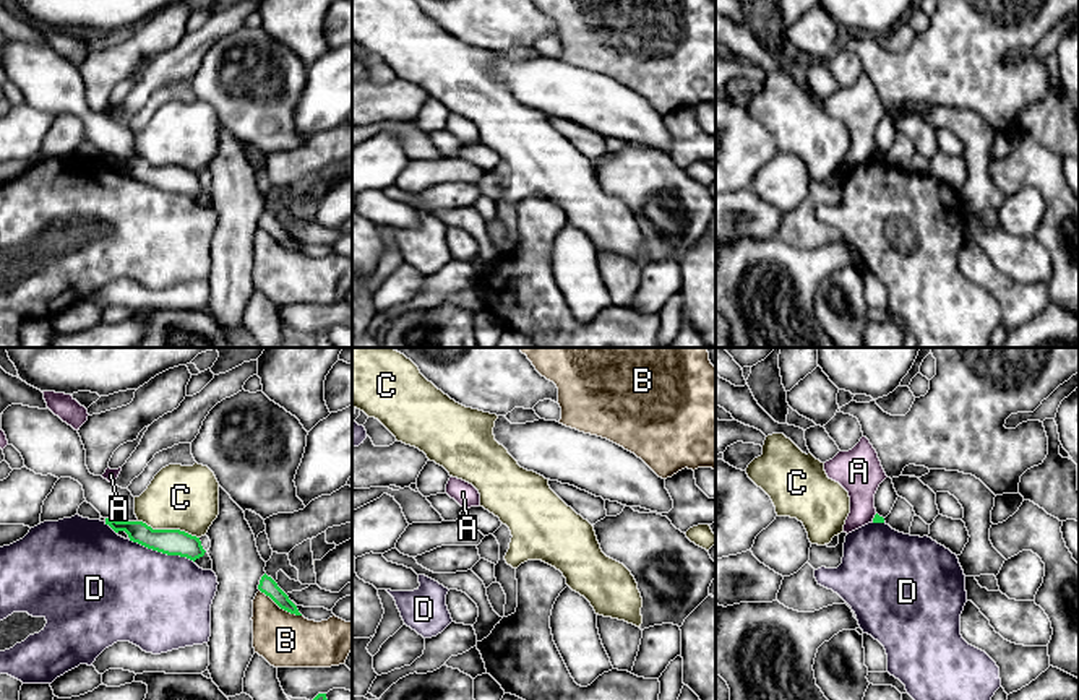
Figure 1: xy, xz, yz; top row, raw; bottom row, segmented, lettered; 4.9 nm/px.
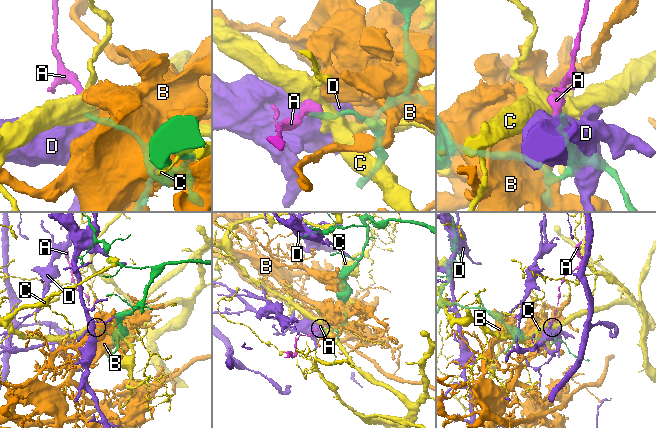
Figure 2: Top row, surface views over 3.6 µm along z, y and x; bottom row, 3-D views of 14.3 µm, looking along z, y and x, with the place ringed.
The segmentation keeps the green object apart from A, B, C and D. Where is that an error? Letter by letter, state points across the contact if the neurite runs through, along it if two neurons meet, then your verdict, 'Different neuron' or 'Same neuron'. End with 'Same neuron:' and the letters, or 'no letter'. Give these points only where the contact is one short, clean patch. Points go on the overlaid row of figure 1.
A: Boundary: yz (876, 514), (872, 520). Different neuron
B: Different neuron
C: Different neuron
D: Different neuron
Same neuron: no letter

